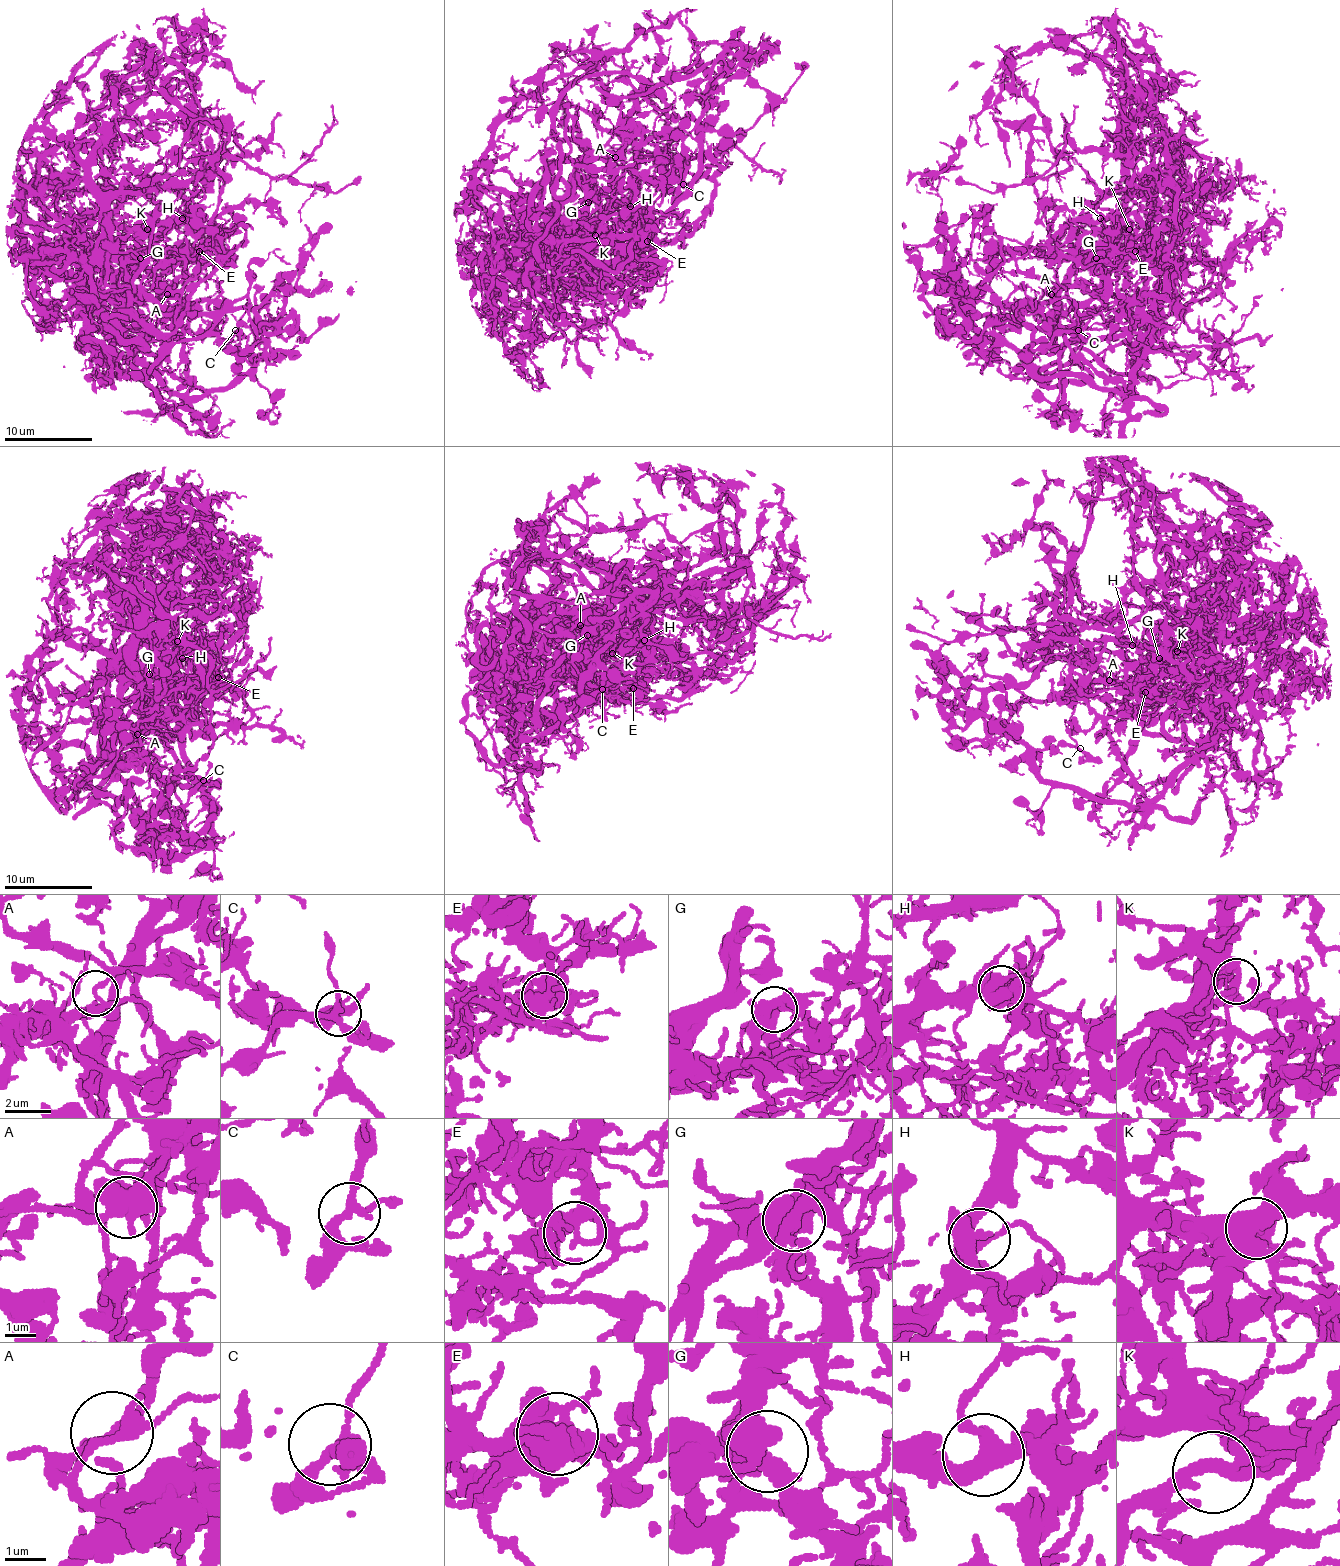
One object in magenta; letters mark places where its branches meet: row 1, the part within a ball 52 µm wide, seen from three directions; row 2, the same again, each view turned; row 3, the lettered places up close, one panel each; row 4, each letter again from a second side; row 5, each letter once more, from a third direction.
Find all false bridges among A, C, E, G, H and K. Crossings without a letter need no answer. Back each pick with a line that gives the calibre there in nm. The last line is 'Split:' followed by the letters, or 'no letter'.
A: 140 nm thick
E: 360 nm thick
Split: A, E

